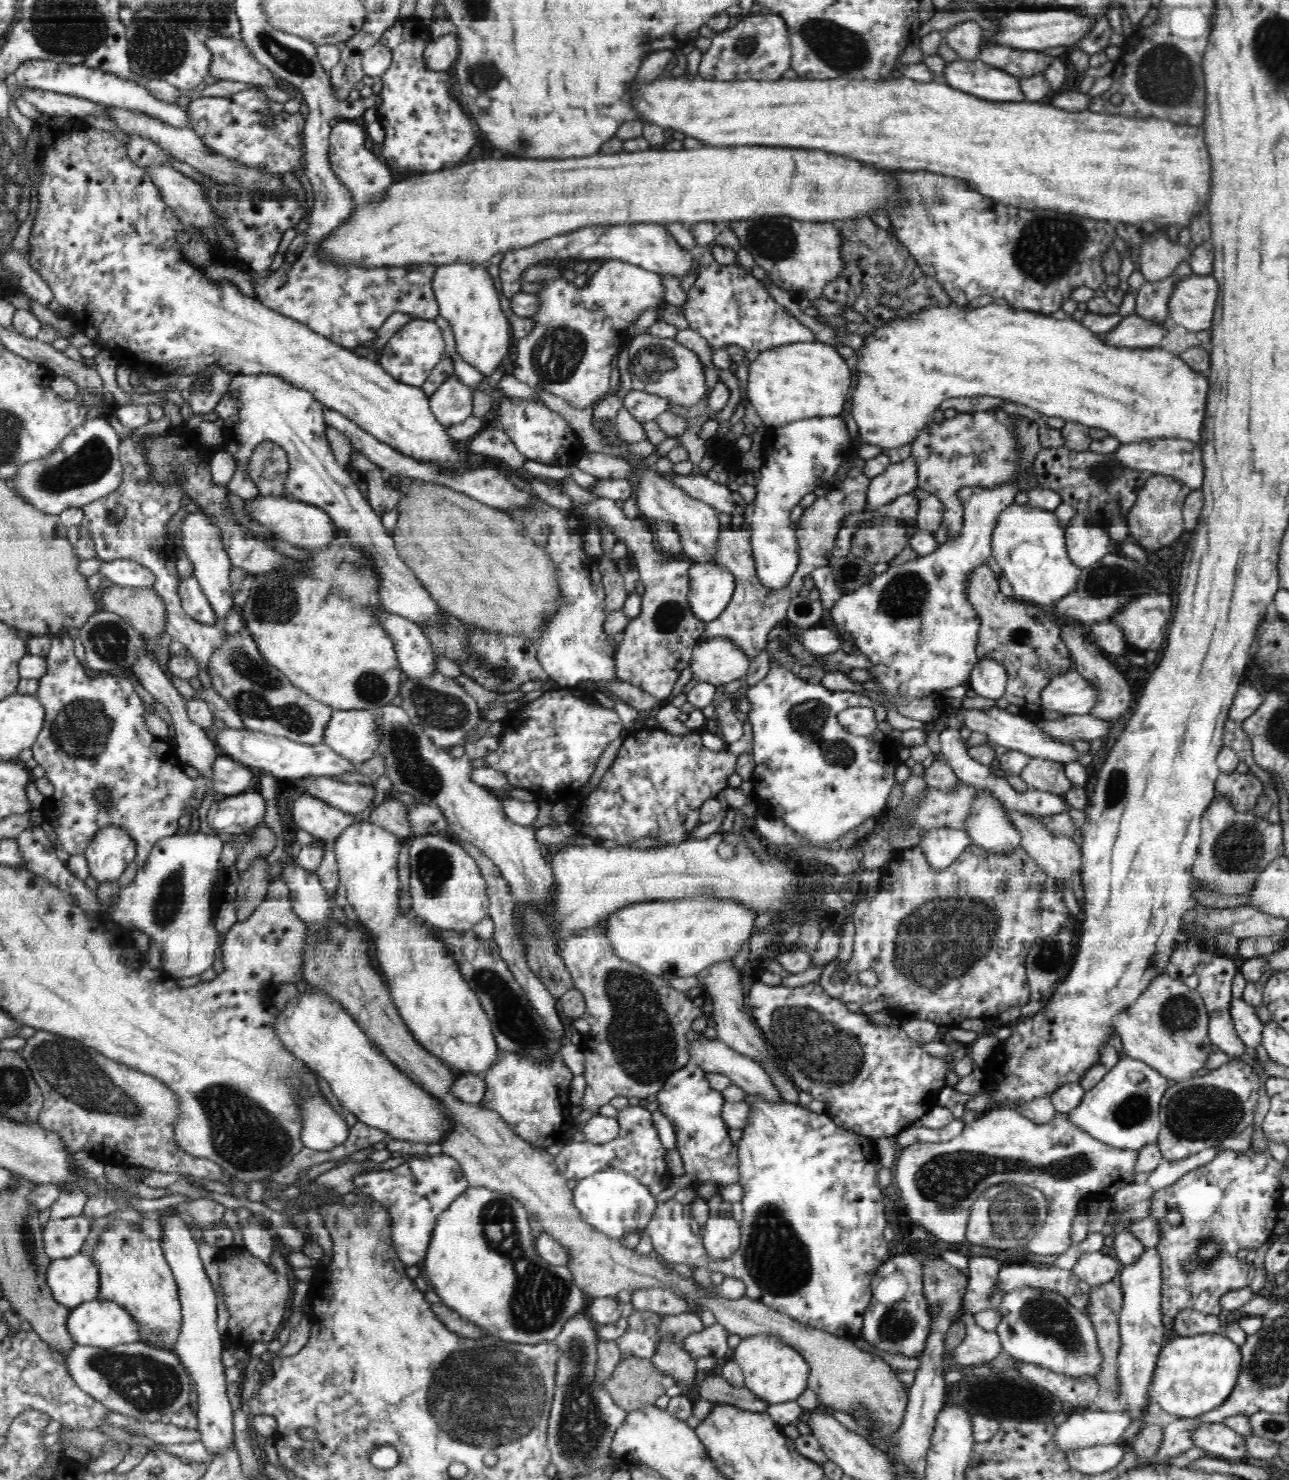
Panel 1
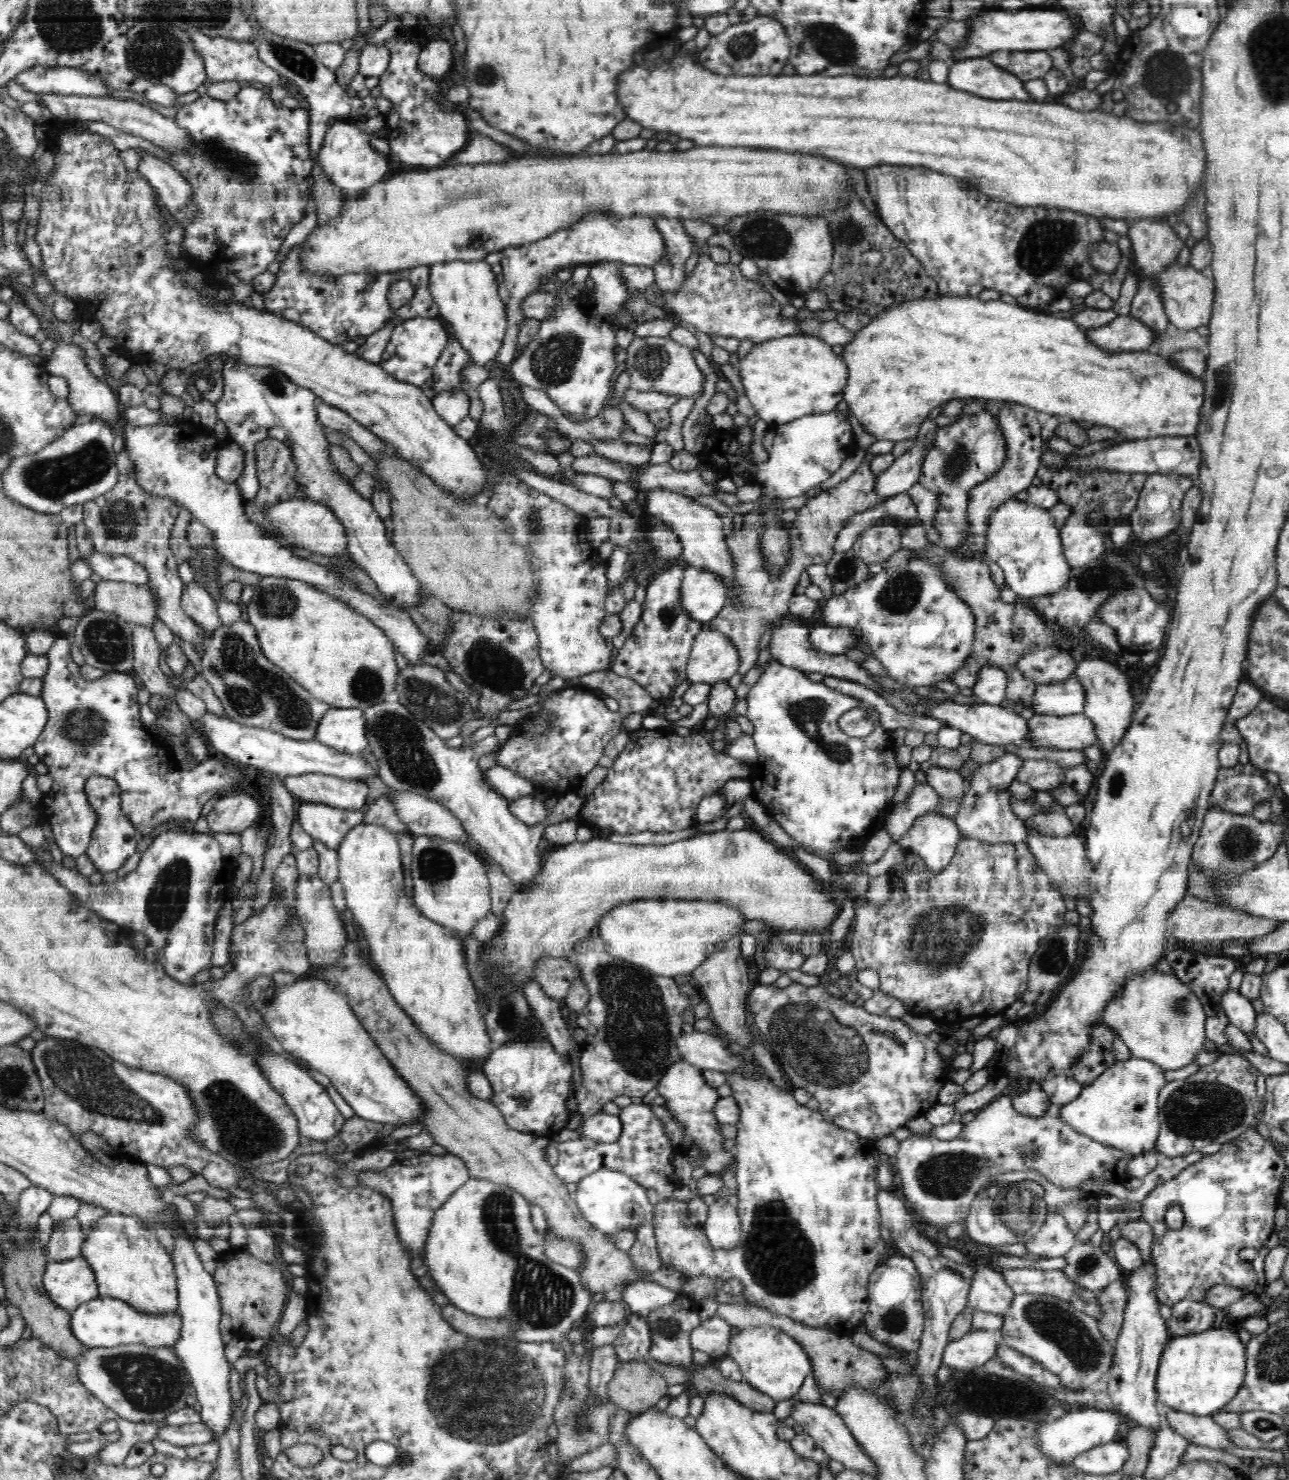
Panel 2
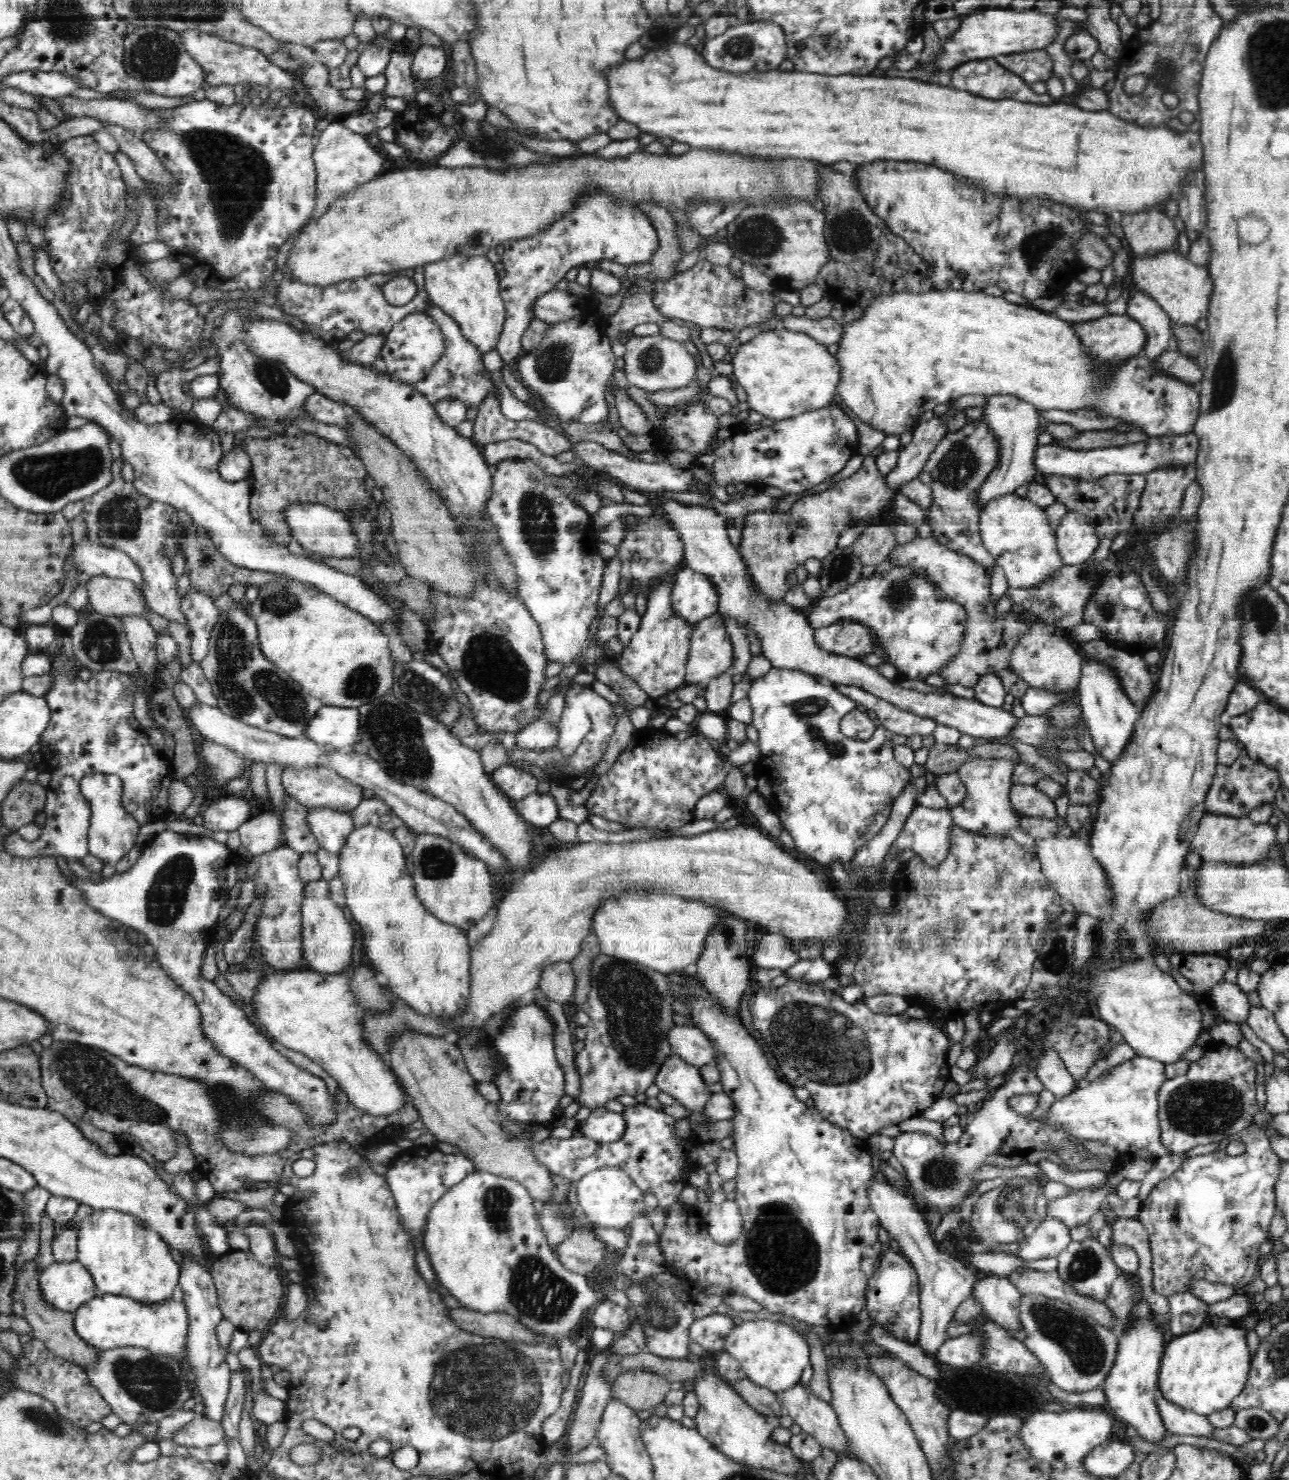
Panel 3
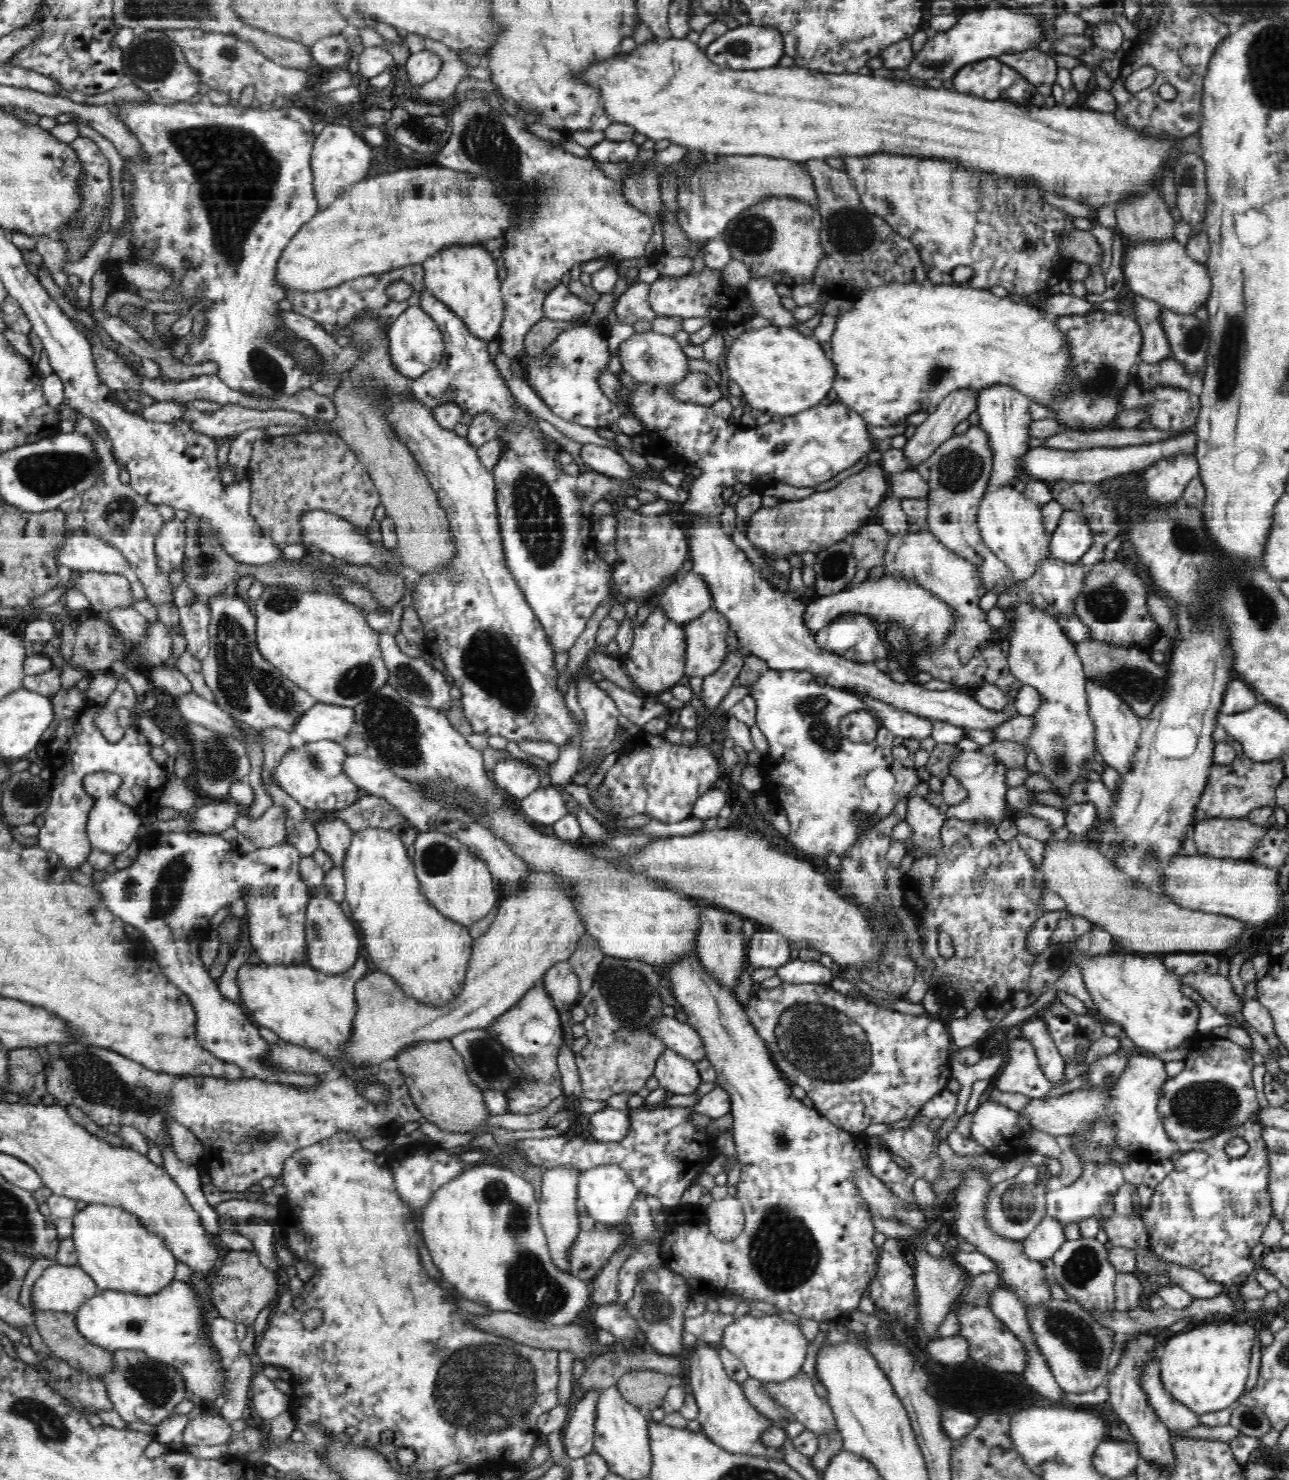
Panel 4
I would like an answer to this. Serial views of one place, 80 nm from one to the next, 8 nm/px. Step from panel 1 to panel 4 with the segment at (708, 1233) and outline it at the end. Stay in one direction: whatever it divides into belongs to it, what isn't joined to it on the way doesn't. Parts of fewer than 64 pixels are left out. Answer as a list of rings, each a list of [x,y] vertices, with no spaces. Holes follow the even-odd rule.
[[[720,1197],[703,1211],[708,1217],[709,1230],[718,1241],[733,1241],[743,1231],[745,1213],[737,1197]]]

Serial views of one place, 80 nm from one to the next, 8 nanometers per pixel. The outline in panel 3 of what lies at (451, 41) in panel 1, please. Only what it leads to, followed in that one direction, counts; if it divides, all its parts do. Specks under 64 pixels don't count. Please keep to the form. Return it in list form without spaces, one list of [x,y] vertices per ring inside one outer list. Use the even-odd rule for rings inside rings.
[[[426,43],[417,48],[414,60],[410,64],[416,80],[428,80],[440,76],[451,60],[450,54],[444,47],[428,45]]]

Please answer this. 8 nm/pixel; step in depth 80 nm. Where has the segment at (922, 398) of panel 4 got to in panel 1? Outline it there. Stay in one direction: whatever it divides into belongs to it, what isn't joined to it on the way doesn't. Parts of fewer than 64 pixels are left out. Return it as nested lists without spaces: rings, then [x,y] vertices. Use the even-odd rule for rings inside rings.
[[[994,303],[970,310],[956,308],[956,306],[948,306],[948,308],[932,306],[932,308],[918,310],[918,314],[910,320],[890,320],[886,326],[874,330],[874,334],[870,338],[866,338],[866,346],[863,346],[860,350],[860,356],[858,356],[858,386],[860,388],[856,388],[854,394],[852,394],[854,405],[852,405],[850,420],[857,425],[860,442],[870,444],[870,446],[879,446],[882,453],[912,443],[921,434],[922,430],[928,427],[928,424],[932,424],[933,413],[945,400],[981,396],[1008,398],[1008,401],[1030,406],[1030,408],[1038,410],[1038,413],[1046,414],[1046,417],[1058,417],[1065,421],[1082,424],[1088,428],[1092,426],[1102,428],[1110,434],[1110,437],[1118,438],[1121,444],[1150,440],[1150,438],[1185,438],[1186,440],[1192,440],[1194,444],[1199,444],[1200,437],[1202,437],[1203,421],[1206,417],[1206,403],[1209,392],[1206,377],[1187,366],[1182,358],[1166,350],[1154,347],[1148,349],[1110,347],[1110,345],[1102,342],[1099,335],[1086,328],[1081,322],[1076,322],[1070,316],[1064,316],[1058,320],[1052,315],[1042,315],[1026,309],[1018,309],[1016,306],[1014,308],[996,306]]]

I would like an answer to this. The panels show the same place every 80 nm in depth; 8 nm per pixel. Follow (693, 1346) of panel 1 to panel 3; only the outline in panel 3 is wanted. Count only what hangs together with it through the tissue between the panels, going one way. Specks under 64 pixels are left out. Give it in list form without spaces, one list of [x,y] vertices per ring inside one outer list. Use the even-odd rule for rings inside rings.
[[[719,1313],[697,1318],[689,1329],[689,1339],[702,1346],[708,1354],[720,1354],[725,1351],[726,1336],[736,1323],[730,1316]]]

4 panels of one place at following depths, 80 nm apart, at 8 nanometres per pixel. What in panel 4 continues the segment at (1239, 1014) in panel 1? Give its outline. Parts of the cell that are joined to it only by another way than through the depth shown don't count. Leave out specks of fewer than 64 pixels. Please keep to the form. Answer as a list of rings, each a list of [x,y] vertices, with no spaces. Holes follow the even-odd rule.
[[[1196,973],[1182,977],[1182,985],[1193,986],[1200,996],[1208,1001],[1220,1014],[1241,1014],[1243,1000],[1234,991],[1233,983],[1228,978],[1218,975]]]

